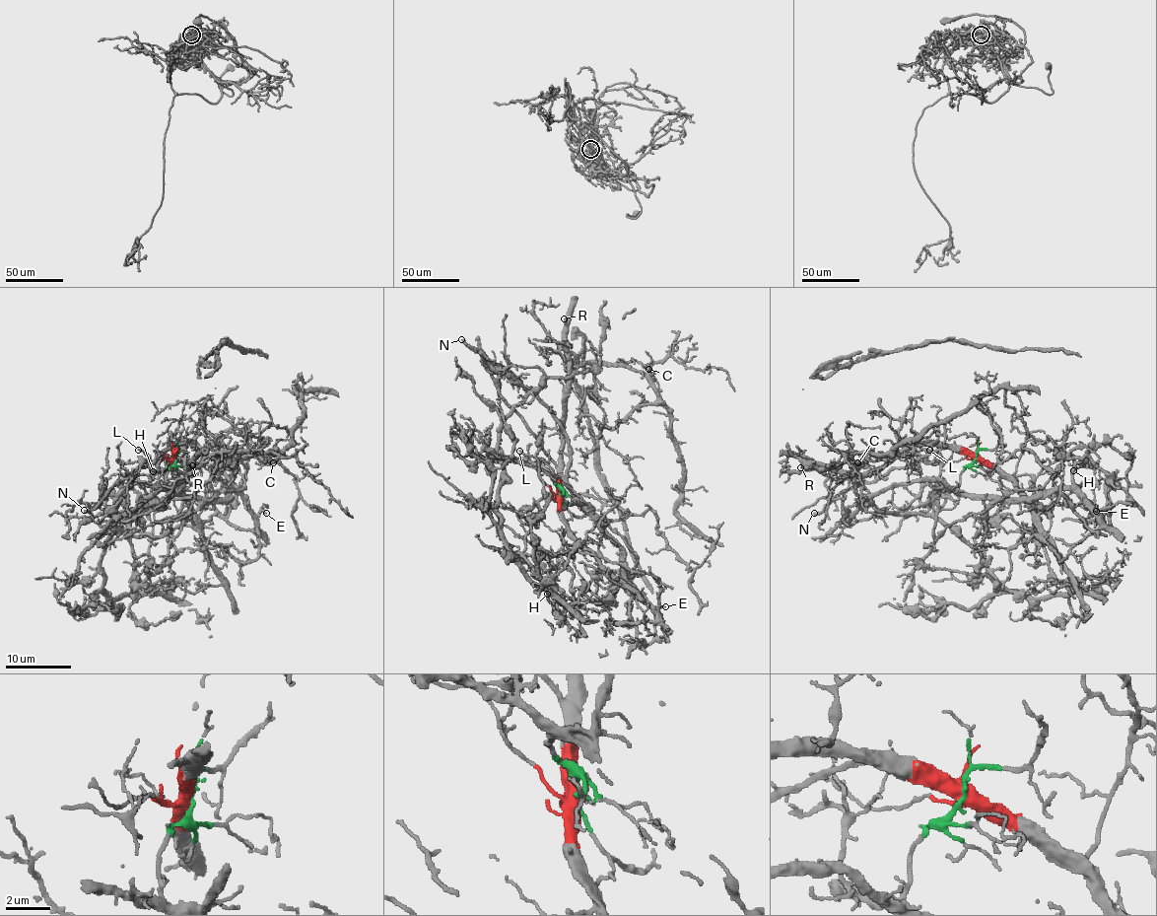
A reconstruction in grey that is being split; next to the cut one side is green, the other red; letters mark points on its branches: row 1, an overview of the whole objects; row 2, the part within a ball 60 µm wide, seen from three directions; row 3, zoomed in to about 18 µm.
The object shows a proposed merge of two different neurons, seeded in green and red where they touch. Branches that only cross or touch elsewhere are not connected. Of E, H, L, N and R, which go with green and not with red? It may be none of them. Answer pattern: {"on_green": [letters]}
{"on_green": ["E", "H"]}

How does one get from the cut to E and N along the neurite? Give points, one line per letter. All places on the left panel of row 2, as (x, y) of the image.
E: (175, 458), (167, 472), (167, 487), (175, 494), (222, 499), (228, 491), (234, 491), (256, 515), (266, 514)
N: (175, 458), (174, 448), (167, 449), (151, 465), (137, 466), (92, 509), (84, 511)

